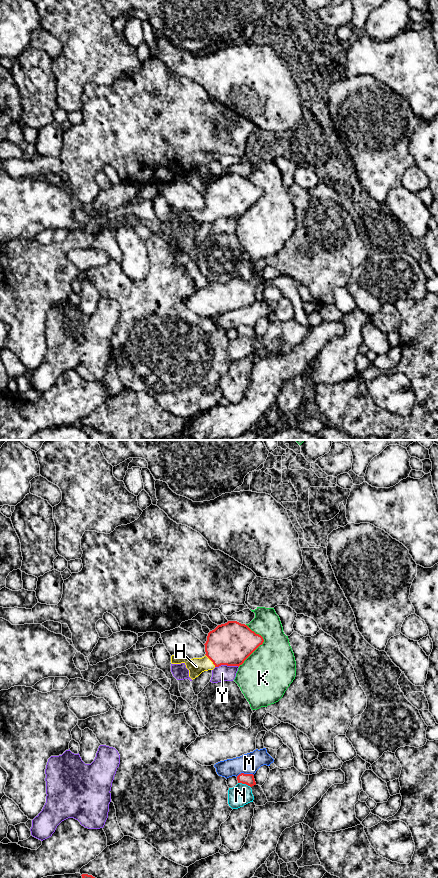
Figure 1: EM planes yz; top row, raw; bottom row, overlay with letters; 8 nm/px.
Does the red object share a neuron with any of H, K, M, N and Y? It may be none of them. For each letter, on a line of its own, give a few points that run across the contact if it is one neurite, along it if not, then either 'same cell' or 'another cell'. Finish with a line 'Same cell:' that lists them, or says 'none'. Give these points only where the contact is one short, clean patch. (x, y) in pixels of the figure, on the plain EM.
H: line yz (230, 196), (225, 197), (210, 211), (206, 215), (196, 218); same cell
K: another cell
M: another cell
N: another cell
Y: another cell
Same cell: H

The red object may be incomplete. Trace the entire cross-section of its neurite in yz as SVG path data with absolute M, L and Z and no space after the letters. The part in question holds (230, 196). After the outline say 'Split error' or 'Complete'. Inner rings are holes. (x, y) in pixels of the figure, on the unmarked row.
M228 173L208 185L204 209L188 211L172 207L171 215L184 215L193 232L202 224L221 217L239 219L263 194L263 189L247 177Z. Split error

